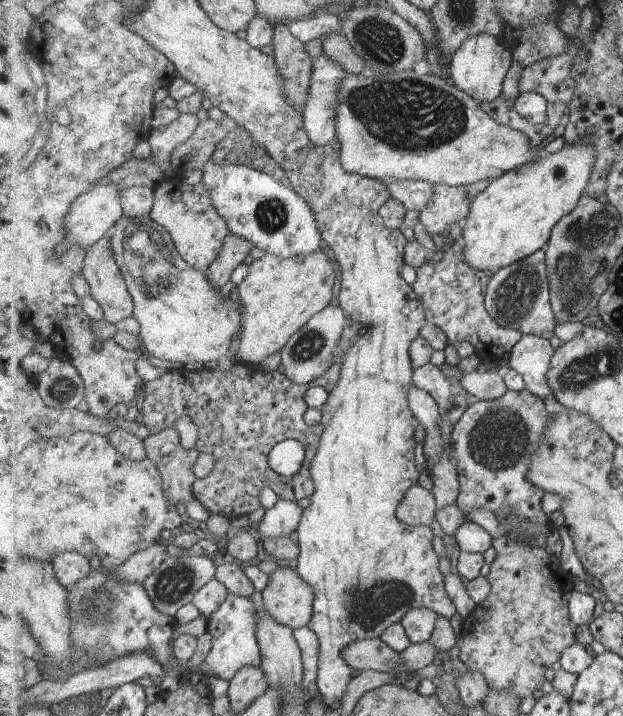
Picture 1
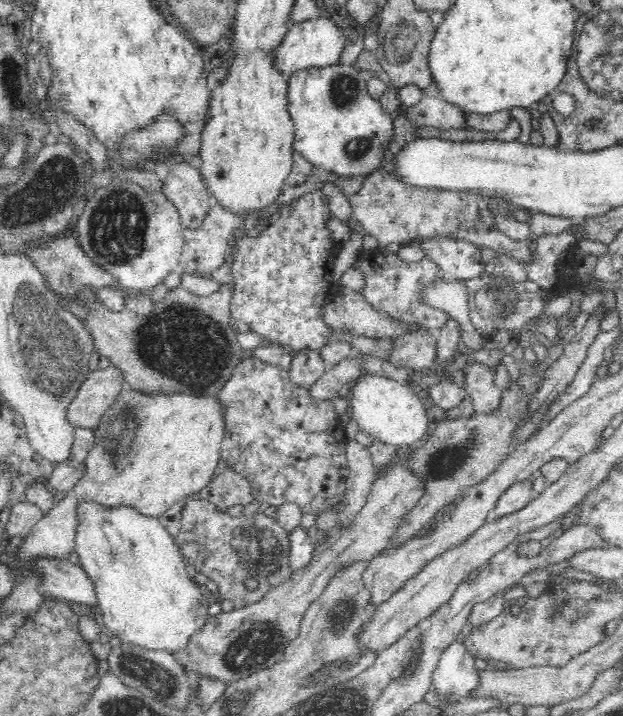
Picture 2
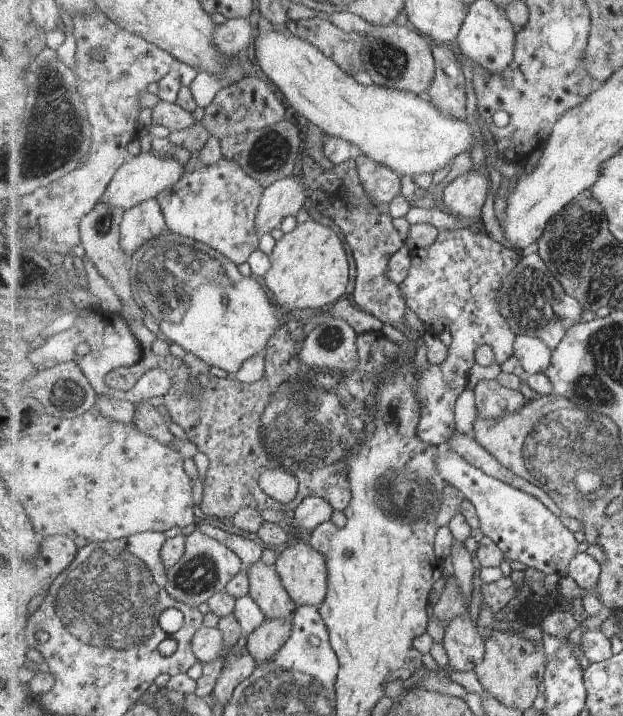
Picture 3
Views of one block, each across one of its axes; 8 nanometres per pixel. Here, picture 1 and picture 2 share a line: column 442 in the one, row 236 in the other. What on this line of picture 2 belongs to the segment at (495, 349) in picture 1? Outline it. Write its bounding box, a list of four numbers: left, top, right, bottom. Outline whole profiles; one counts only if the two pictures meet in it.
[230,191,342,351]

